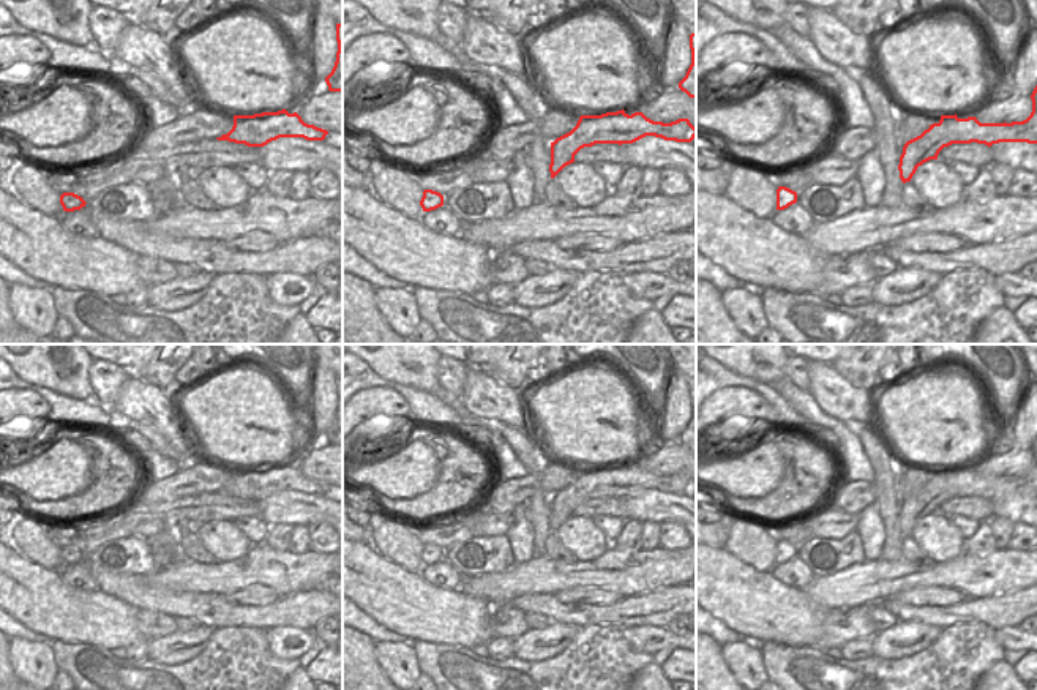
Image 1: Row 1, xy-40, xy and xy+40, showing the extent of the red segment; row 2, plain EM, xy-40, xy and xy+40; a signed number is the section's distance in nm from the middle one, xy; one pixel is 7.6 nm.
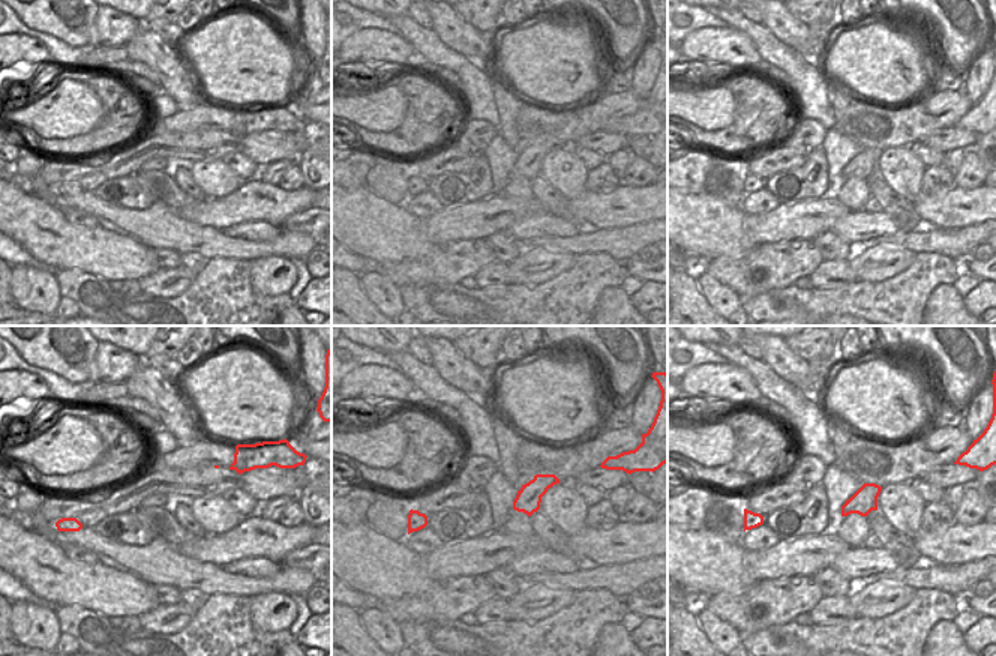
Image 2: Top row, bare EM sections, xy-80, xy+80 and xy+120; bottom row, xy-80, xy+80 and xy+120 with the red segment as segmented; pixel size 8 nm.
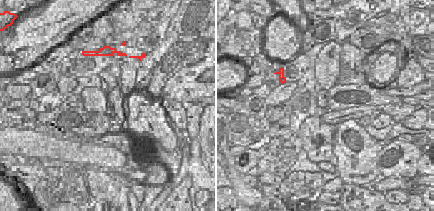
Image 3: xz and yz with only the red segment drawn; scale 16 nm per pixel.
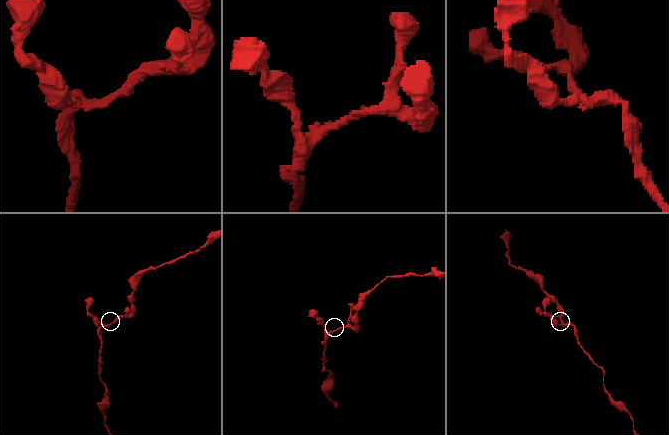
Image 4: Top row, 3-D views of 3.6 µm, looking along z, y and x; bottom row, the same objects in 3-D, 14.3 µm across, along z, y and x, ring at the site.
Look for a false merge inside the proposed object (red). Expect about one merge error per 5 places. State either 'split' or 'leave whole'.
leave whole

